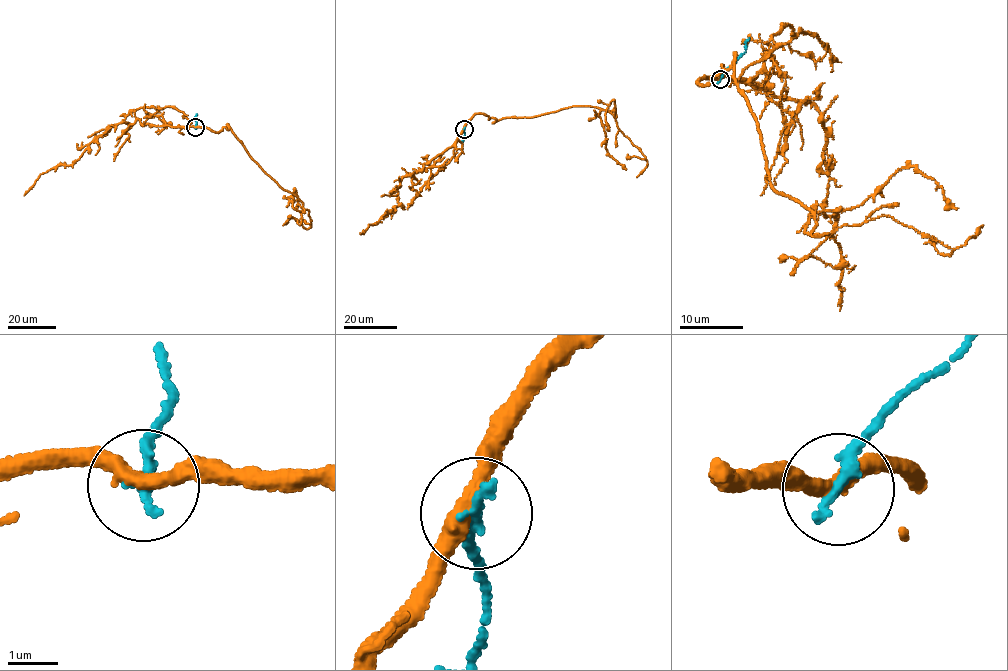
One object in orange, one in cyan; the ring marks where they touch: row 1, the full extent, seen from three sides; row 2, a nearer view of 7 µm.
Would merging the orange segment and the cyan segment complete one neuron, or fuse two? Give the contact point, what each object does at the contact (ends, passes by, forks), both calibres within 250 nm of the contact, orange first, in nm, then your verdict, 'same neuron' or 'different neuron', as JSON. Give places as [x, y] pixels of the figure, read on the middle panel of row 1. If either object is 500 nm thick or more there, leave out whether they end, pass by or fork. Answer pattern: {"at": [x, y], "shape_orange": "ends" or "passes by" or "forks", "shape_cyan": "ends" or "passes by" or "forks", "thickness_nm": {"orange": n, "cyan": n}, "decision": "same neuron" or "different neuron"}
{"at": [464, 129], "shape_orange": "passes by", "shape_cyan": "ends", "thickness_nm": {"orange": 320, "cyan": 280}, "decision": "different neuron"}

